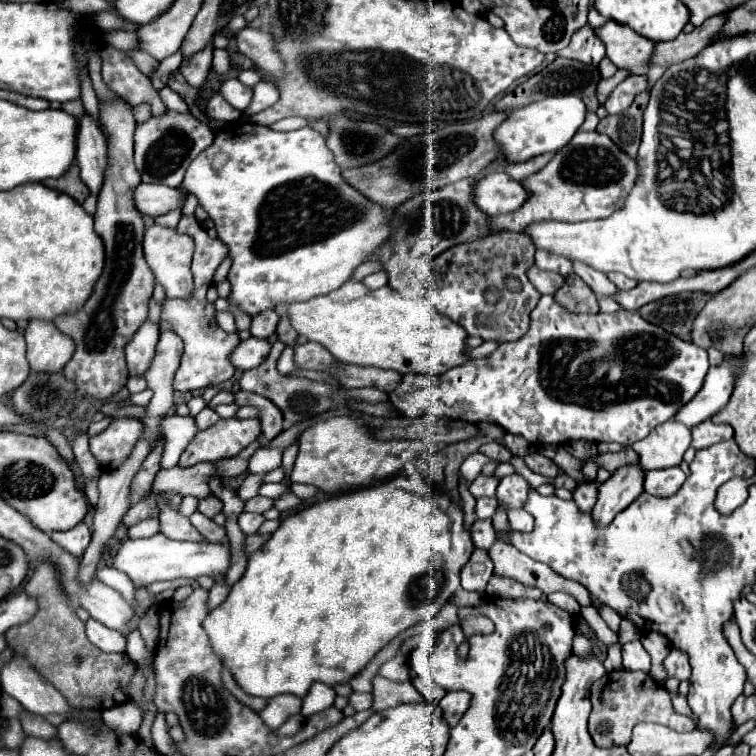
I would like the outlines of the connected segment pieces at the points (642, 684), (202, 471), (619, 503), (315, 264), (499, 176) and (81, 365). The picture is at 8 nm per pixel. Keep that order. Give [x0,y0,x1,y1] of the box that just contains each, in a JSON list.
[[588,670,696,748],[152,462,216,498],[592,466,644,526],[182,122,392,316],[474,172,528,212],[56,100,154,402]]

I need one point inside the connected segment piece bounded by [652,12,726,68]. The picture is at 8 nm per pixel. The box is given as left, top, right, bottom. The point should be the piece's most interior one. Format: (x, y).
(667, 53)

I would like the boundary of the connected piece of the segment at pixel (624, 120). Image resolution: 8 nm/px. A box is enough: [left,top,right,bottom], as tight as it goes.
[598,90,648,156]

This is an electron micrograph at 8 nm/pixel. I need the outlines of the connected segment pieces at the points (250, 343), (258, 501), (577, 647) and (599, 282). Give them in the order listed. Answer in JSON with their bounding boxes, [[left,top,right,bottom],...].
[[230,336,270,372],[244,496,274,514],[574,634,592,656],[572,260,618,298]]

